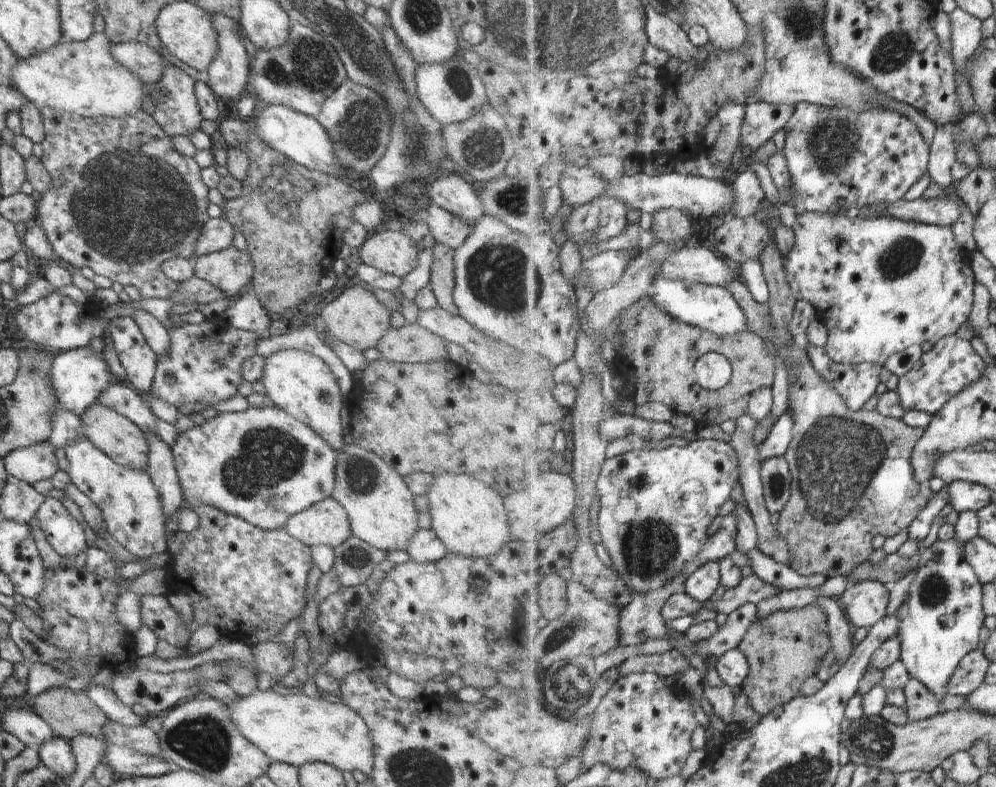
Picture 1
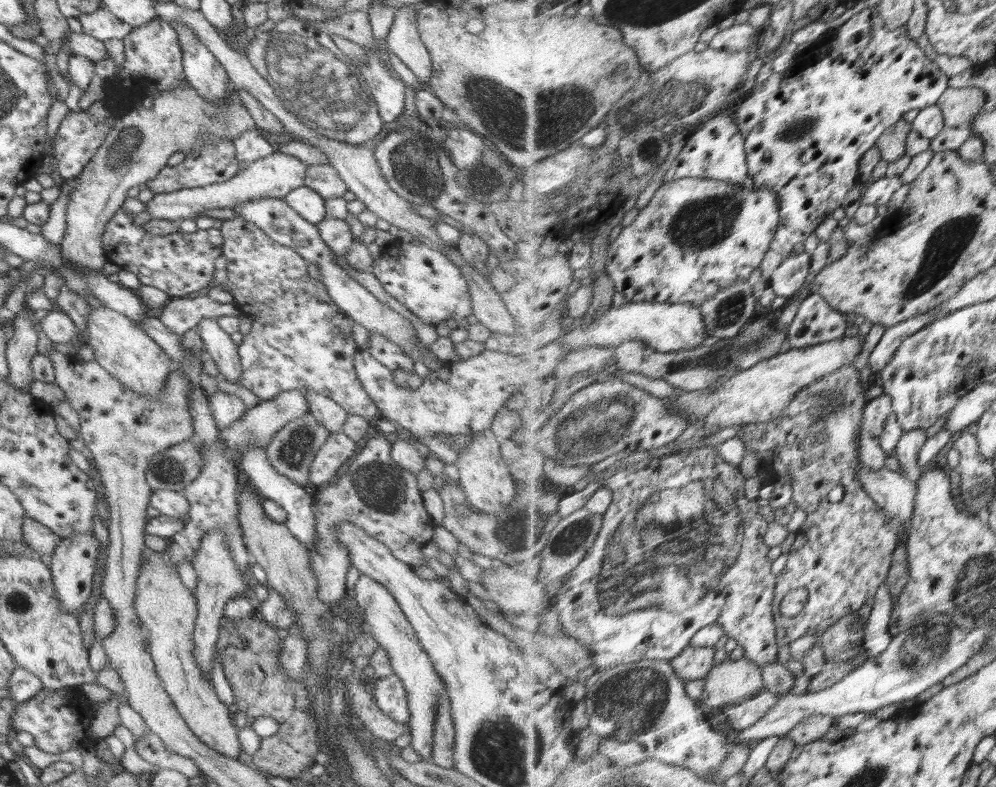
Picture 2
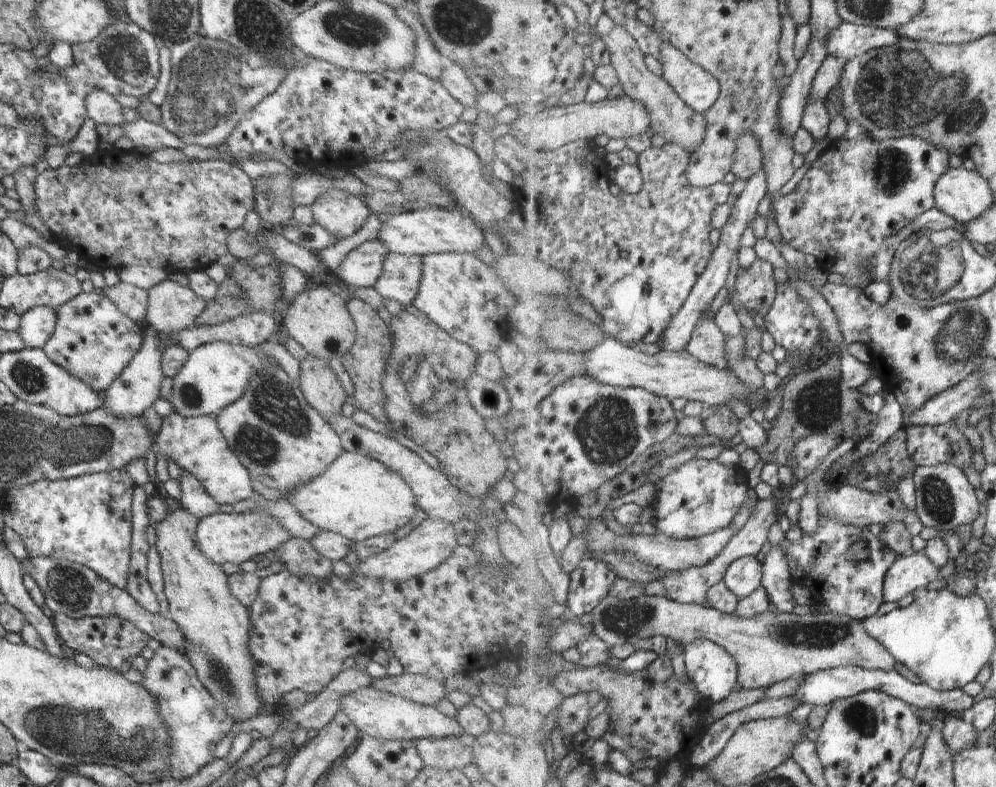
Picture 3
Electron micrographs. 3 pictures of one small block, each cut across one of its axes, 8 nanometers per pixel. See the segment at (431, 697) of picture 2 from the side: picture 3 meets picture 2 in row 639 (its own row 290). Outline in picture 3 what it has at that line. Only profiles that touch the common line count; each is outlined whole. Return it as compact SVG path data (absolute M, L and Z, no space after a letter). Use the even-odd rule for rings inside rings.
M388 253L382 263L382 274L373 286L382 298L412 305L418 296L422 278L422 258L418 255Z

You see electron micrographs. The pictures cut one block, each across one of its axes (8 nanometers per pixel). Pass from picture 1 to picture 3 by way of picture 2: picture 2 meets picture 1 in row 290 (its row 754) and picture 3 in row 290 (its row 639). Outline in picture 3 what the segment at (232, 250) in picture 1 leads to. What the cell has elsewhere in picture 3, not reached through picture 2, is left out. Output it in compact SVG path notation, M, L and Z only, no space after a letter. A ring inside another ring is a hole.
M169 279L147 290L148 306L145 324L157 332L176 334L196 326L196 320L206 308L206 301L189 286Z

